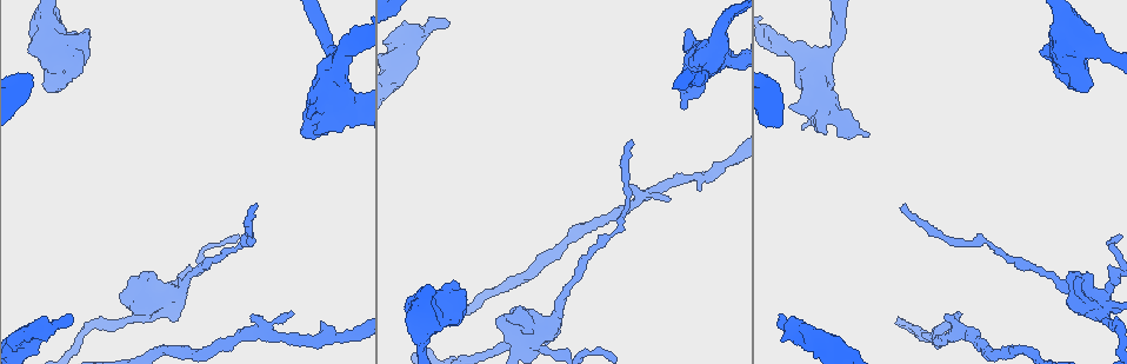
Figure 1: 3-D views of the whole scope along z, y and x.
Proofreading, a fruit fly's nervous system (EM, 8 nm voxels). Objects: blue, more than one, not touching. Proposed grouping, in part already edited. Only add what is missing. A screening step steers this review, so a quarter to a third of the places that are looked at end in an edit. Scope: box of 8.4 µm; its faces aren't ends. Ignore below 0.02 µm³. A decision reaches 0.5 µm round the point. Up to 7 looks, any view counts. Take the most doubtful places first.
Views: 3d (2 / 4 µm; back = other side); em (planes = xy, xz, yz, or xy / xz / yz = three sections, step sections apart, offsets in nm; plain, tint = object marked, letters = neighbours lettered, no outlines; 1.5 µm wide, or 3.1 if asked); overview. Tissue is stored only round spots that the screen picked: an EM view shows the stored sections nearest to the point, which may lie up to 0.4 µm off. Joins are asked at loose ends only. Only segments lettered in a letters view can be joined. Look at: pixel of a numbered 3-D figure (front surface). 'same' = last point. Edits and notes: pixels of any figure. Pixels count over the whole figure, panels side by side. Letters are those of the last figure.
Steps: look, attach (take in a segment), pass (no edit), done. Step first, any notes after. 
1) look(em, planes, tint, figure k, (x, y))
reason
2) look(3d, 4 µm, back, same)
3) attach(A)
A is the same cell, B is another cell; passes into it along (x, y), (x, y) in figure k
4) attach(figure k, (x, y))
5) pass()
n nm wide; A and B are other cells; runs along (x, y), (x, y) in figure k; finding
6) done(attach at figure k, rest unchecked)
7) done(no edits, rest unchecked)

look(3d, 4 µm, figure 1, (449, 23))
branch stops here

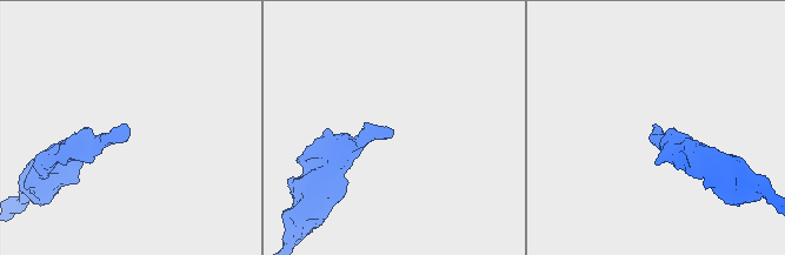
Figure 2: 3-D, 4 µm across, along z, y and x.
look(em, yz, step 4, tint, figure 2, (129, 129))
shape alone is not enough

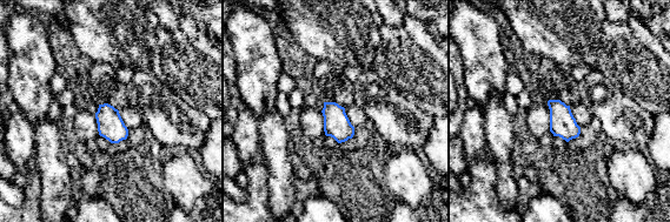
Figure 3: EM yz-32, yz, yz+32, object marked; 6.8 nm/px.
look(em, planes, letters, same)
another direction

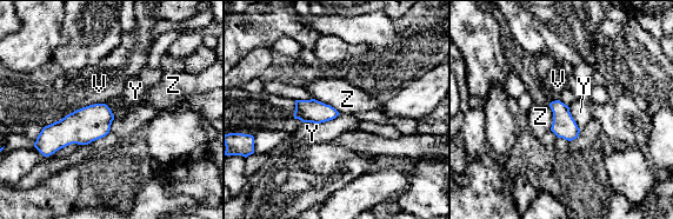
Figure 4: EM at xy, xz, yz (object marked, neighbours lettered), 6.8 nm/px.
pass()
160 nm wide; V, Y and Z are other cells; border along (340, 113), (325, 121), (302, 123) in figure 4; no lettered segment goes on from it

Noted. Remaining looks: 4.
look(em, planes, letters, figure 1, (947, 315))
branch stops here

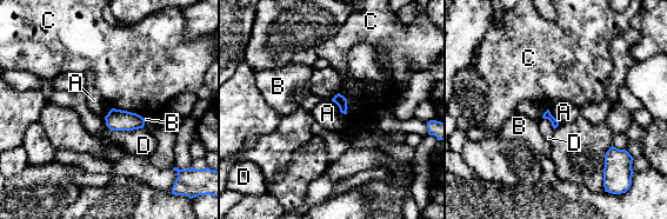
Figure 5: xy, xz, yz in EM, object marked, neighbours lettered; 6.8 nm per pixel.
pass()
A, B, C and D are other cells; border along (331, 100), (344, 114) in figure 5; no lettered segment goes on from it

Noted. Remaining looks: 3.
look(em, planes, letters, figure 1, (688, 30))
free end

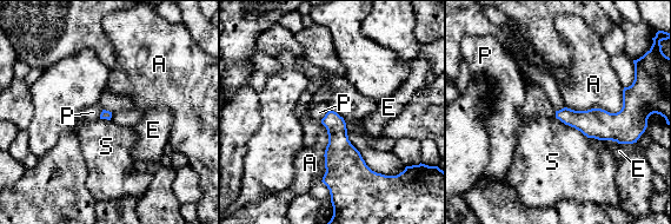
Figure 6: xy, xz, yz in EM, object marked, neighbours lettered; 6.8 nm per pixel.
pass()
A, E, P and S are other cells; none of them fits

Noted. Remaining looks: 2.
done(no edits, rest unchecked)

